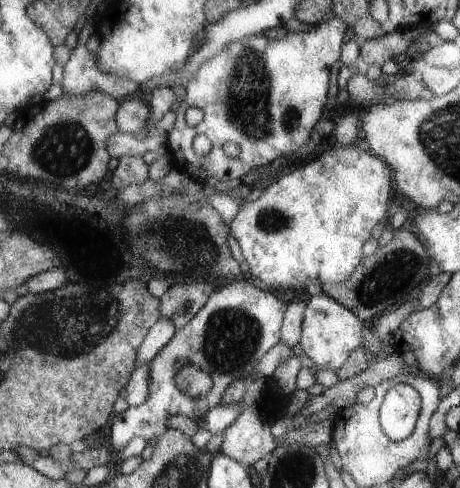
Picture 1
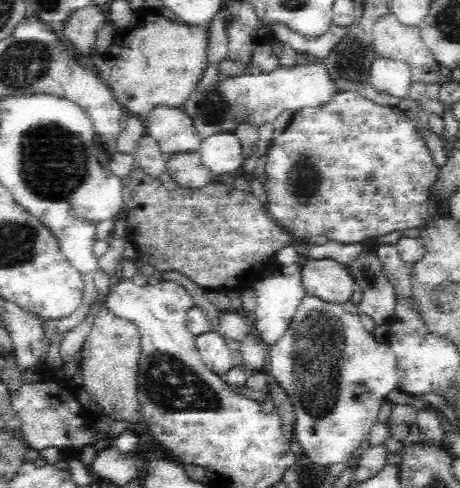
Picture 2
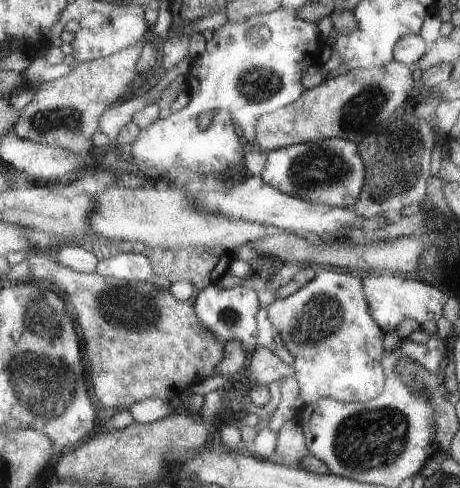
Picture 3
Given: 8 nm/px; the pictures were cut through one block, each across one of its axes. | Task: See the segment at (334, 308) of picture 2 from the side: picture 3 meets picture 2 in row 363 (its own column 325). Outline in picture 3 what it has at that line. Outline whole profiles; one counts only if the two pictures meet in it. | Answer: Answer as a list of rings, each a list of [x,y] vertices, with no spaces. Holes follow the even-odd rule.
[[[323,268],[307,286],[303,286],[303,290],[295,292],[291,298],[275,300],[267,314],[271,324],[281,334],[285,348],[295,358],[293,366],[301,386],[299,398],[305,404],[319,402],[321,398],[335,398],[341,402],[371,402],[379,398],[383,390],[387,390],[387,372],[383,368],[383,358],[387,354],[383,340],[387,332],[383,332],[375,316],[371,316],[371,304],[367,304],[363,280],[359,276]]]

